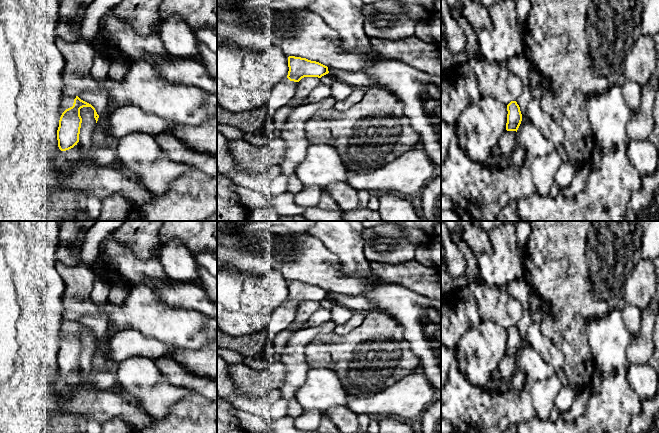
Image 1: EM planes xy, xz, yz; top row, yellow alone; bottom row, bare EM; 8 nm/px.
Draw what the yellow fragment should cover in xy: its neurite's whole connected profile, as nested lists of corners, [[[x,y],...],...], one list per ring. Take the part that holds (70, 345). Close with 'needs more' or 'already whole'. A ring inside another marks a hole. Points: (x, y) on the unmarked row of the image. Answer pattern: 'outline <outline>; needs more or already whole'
outline [[[68,318],[63,320],[61,325],[62,339],[57,354],[58,371],[61,375],[71,373],[79,366],[82,347],[80,333],[83,331],[91,331],[94,334],[94,342],[97,347],[99,339],[91,328],[81,324],[78,320]]]; needs more

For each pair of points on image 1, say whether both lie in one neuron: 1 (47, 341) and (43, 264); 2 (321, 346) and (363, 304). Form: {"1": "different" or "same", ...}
{"1": "same", "2": "different"}

